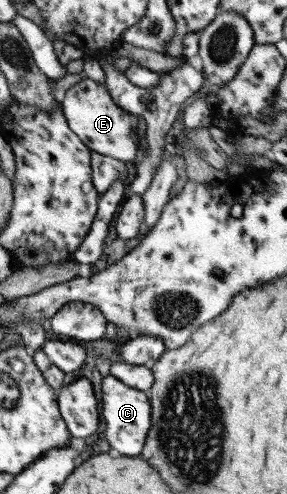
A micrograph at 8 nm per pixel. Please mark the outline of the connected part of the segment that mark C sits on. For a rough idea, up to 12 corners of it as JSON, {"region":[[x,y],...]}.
{"region":[[108,374],[101,417],[108,445],[139,455],[149,429],[145,392]]}

